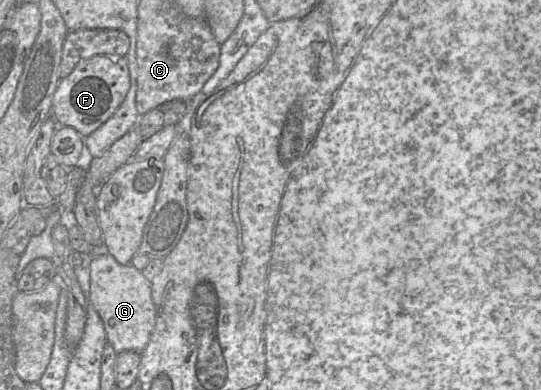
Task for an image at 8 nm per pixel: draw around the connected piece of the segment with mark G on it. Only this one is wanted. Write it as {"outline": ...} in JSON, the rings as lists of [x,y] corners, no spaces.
{"outline":[[[110,254],[95,255],[90,264],[90,301],[104,324],[107,342],[118,354],[123,351],[142,353],[149,343],[156,324],[156,309],[152,300],[151,283],[133,265],[122,265]]]}

